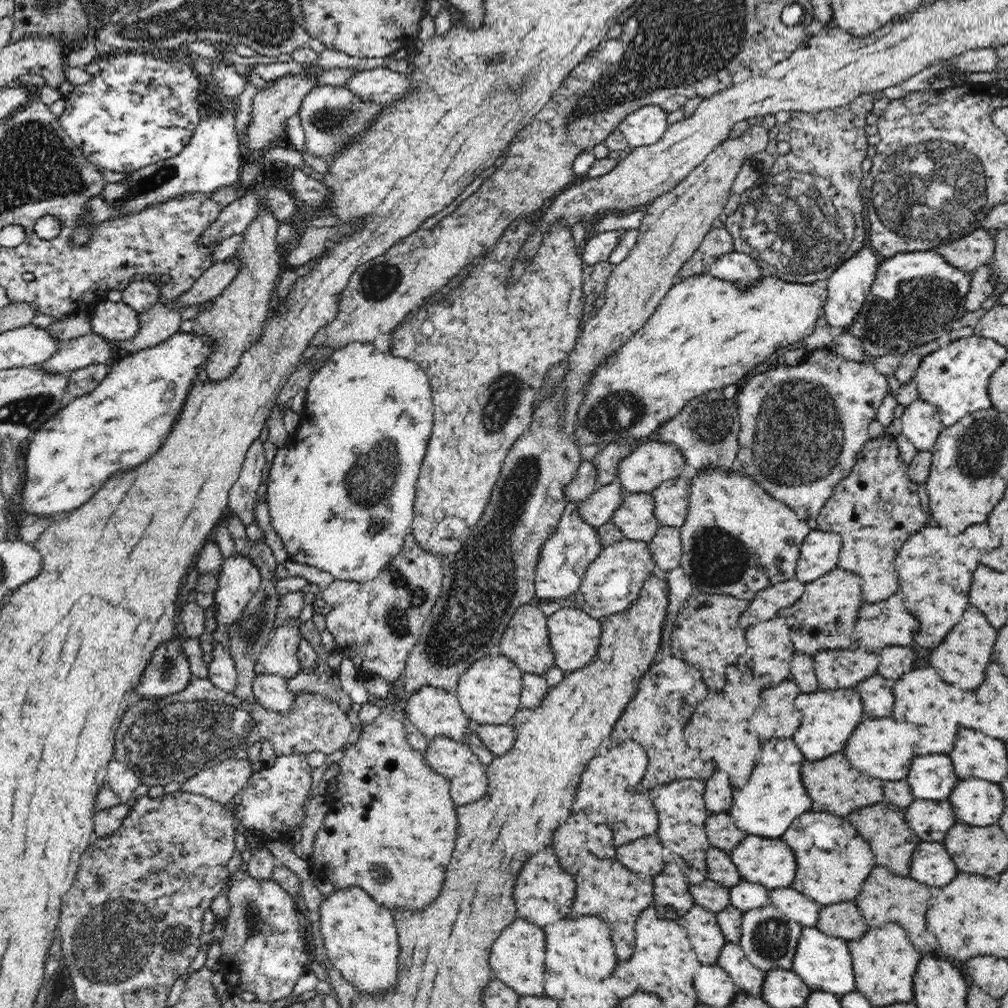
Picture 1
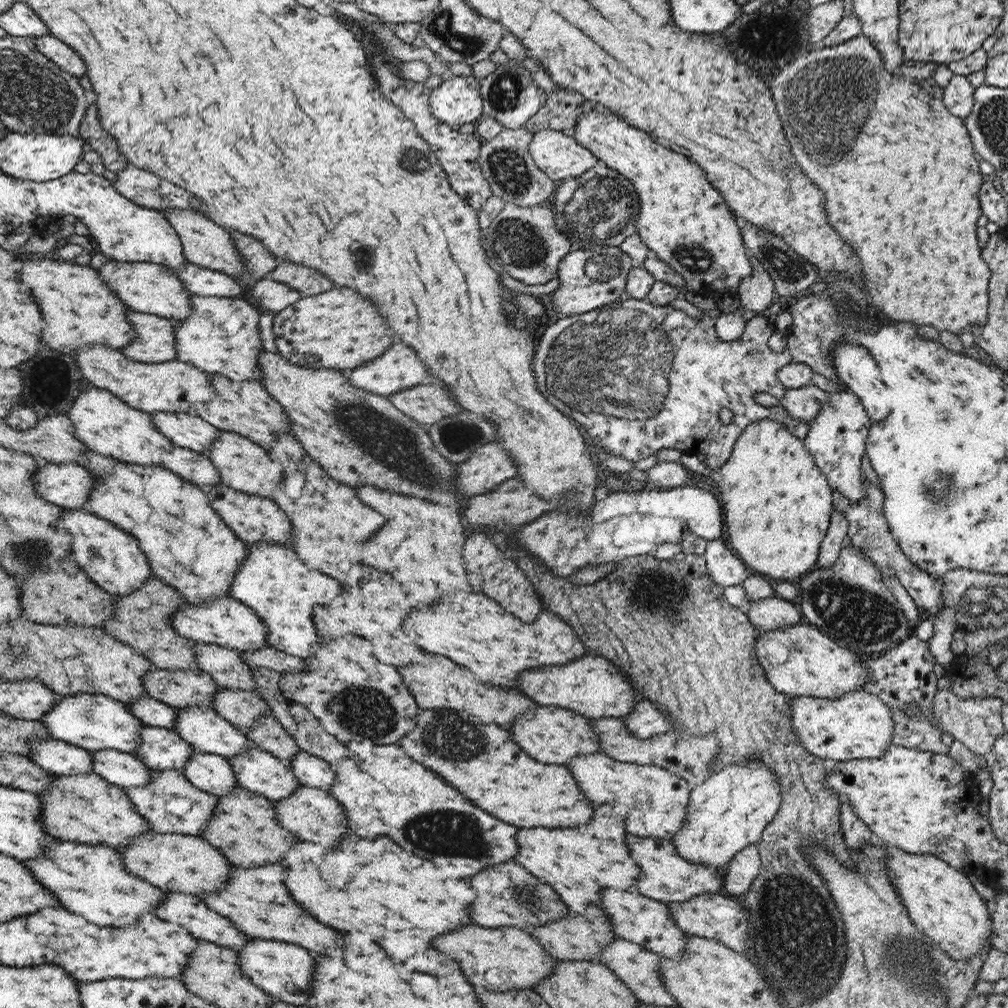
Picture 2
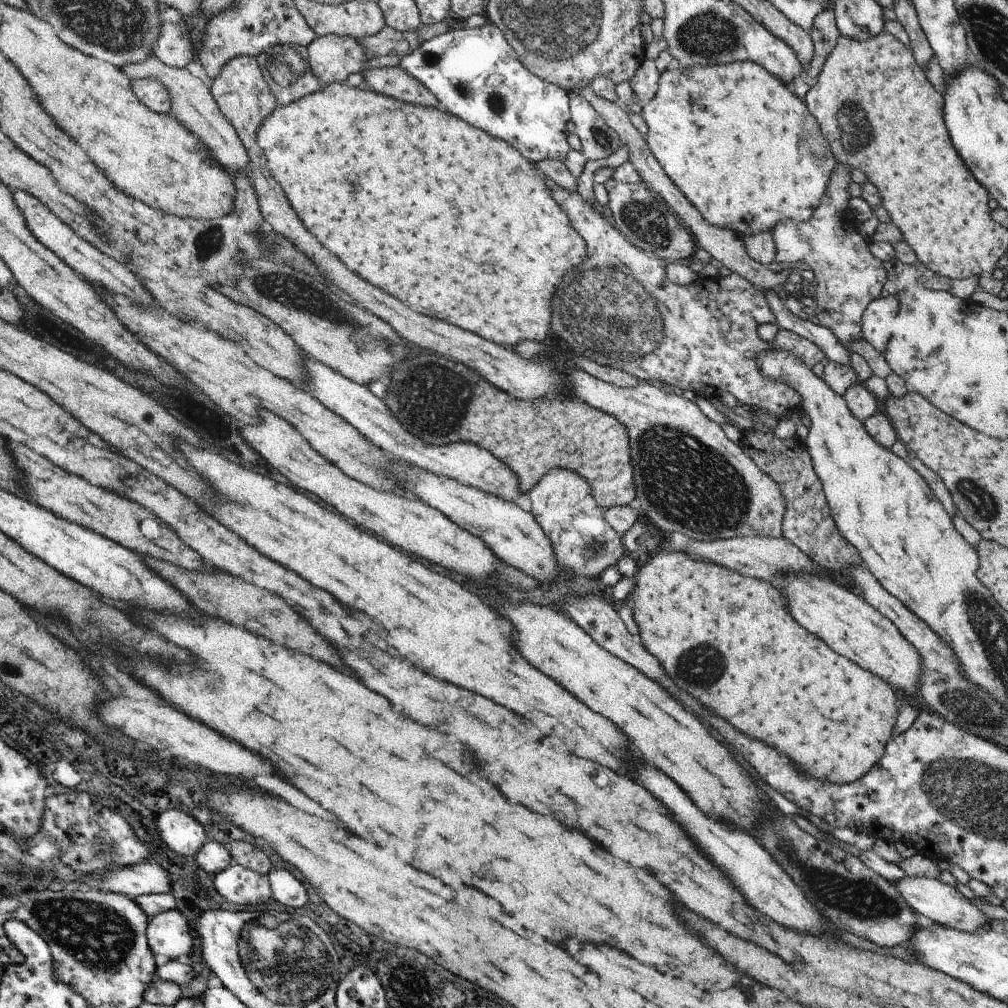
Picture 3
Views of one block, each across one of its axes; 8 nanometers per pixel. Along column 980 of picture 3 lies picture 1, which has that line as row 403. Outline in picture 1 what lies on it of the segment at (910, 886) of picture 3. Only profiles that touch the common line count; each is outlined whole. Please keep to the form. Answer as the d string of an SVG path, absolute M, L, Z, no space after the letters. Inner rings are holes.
M920 398L905 406L901 421L901 432L917 450L932 451L941 430L946 427L936 406Z

